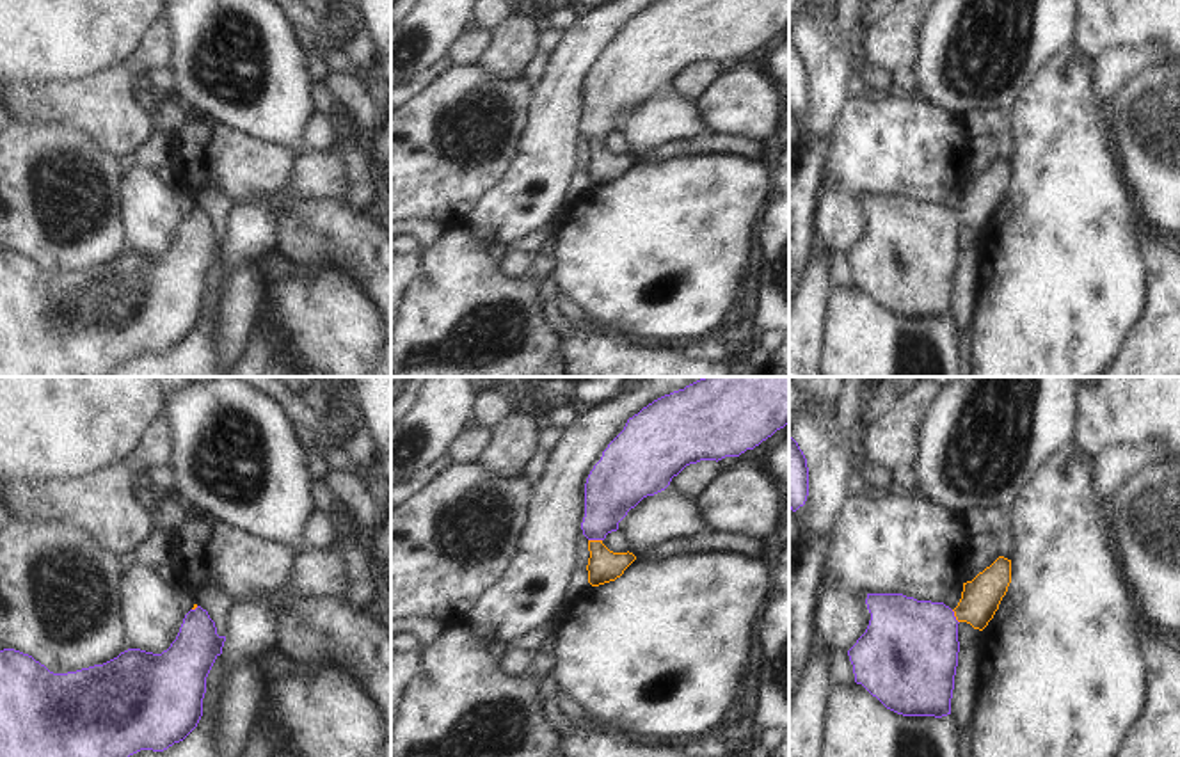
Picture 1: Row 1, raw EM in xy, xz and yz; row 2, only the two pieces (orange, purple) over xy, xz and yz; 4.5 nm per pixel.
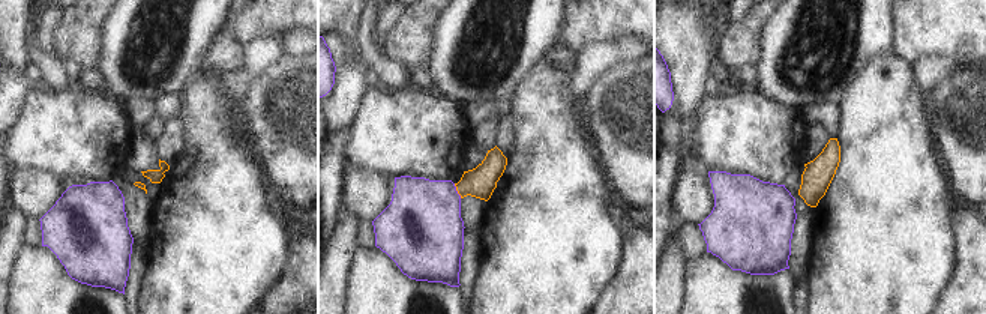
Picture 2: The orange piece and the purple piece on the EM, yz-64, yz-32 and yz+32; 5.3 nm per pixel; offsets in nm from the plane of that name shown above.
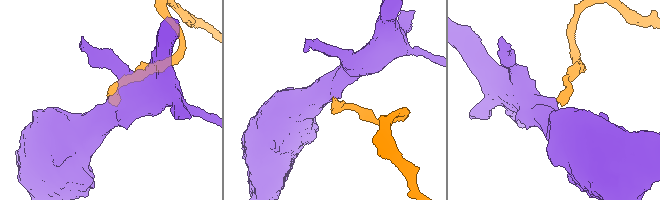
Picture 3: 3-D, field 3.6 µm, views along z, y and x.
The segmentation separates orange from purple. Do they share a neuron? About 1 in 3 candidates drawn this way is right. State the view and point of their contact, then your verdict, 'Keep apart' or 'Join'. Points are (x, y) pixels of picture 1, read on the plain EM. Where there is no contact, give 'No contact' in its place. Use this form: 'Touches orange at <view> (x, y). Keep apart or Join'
Touches orange at xz (596, 143). Join

